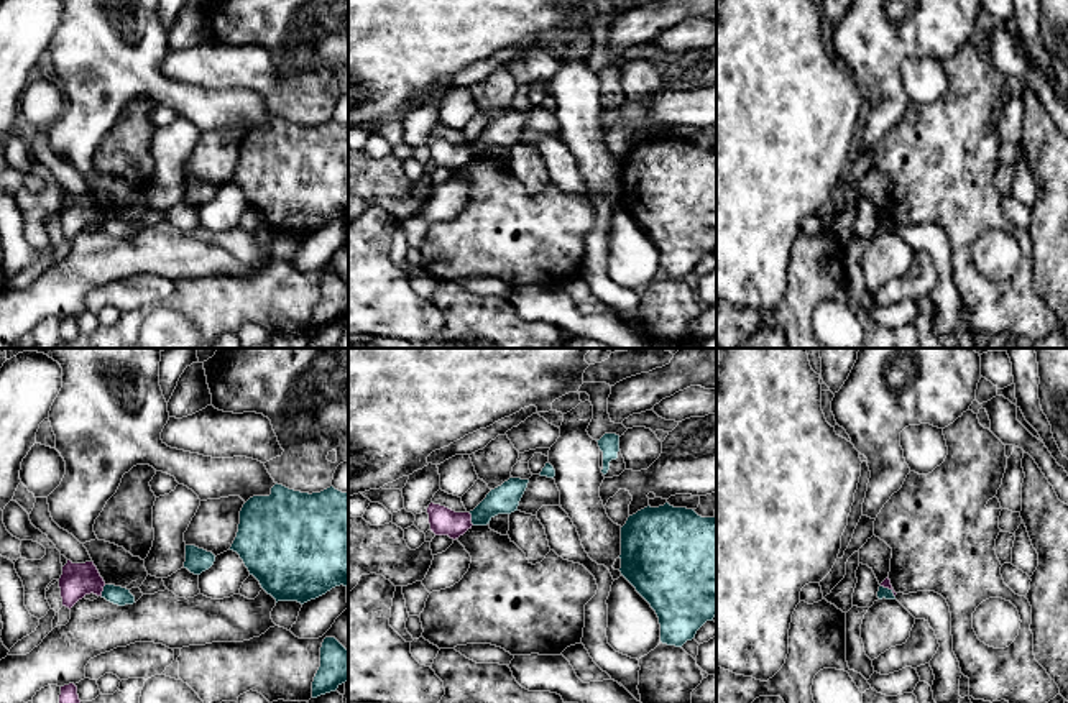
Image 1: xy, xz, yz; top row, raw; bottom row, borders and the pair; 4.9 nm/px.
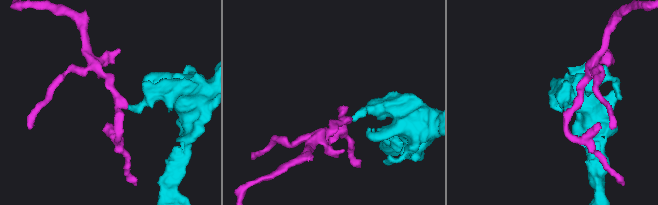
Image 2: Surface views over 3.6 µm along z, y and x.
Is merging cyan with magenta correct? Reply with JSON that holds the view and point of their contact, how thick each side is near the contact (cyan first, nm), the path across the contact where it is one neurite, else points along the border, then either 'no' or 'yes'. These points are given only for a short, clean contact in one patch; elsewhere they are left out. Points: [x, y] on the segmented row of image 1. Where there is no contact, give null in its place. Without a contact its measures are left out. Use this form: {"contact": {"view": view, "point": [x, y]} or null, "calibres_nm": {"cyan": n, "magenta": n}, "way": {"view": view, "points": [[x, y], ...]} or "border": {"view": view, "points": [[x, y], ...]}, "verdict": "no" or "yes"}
{"contact": {"view": "xz", "point": [472, 519]}, "calibres_nm": {"cyan": 140, "magenta": 140}, "border": {"view": "xz", "points": [[469, 513], [474, 524]]}, "verdict": "no"}

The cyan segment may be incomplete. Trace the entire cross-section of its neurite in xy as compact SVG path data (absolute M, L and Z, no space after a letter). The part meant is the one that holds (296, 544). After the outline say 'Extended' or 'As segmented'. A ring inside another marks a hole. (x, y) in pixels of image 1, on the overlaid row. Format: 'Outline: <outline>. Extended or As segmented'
Outline: M274 485L269 496L250 498L240 511L237 552L261 588L278 601L301 604L348 585L348 493L334 486L301 493Z. As segmented

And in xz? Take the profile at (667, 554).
Outline: M644 508L621 527L621 575L656 611L661 642L682 647L716 616L716 517L702 517L693 509Z. As segmented

